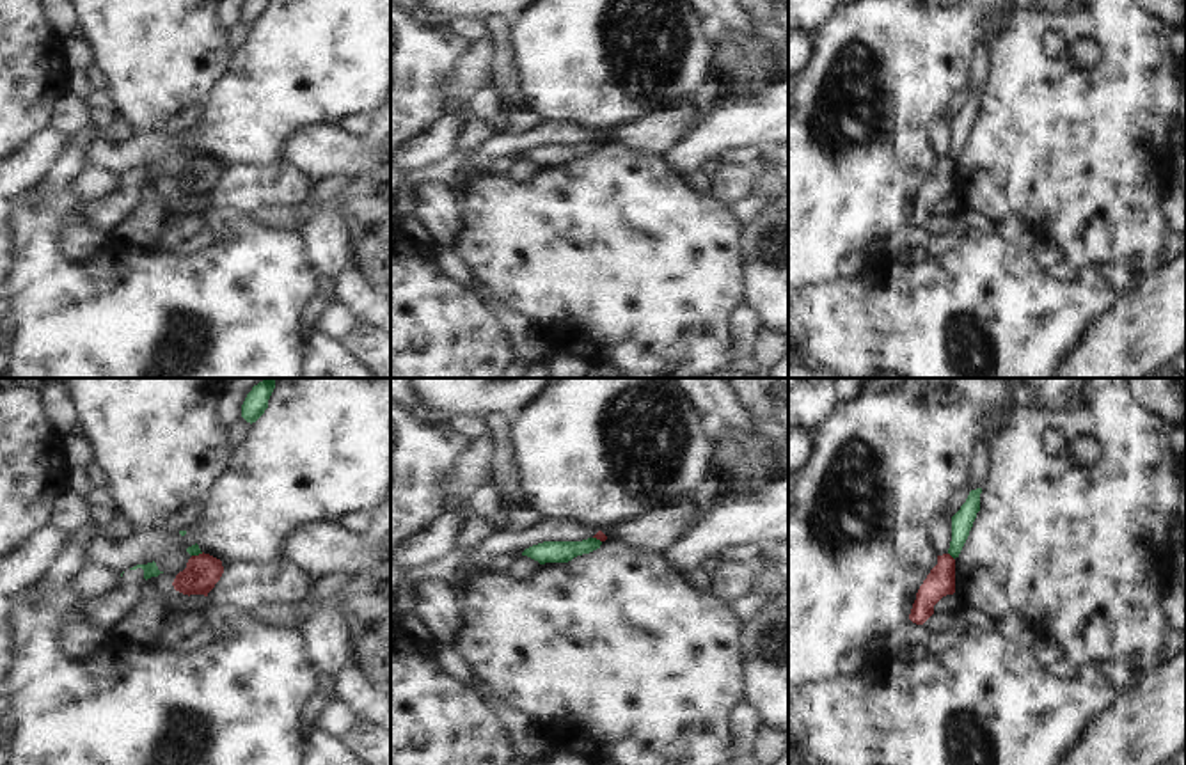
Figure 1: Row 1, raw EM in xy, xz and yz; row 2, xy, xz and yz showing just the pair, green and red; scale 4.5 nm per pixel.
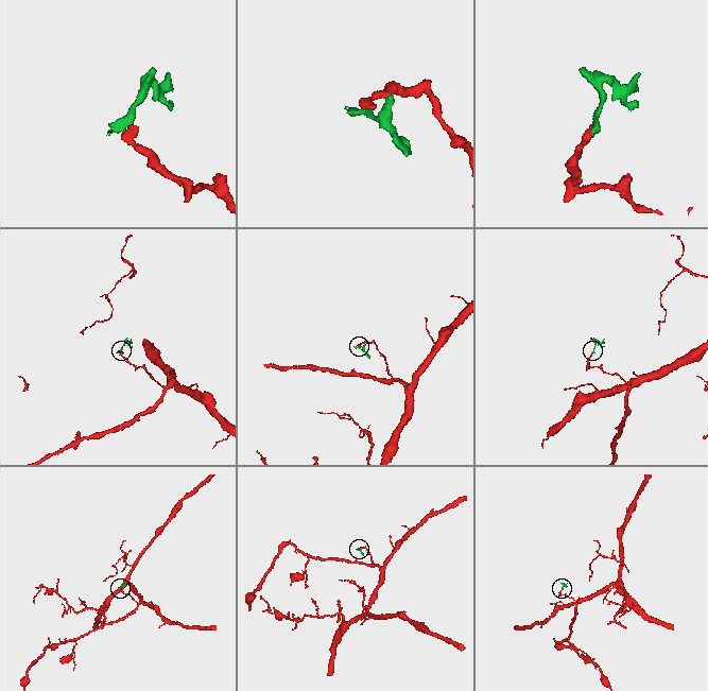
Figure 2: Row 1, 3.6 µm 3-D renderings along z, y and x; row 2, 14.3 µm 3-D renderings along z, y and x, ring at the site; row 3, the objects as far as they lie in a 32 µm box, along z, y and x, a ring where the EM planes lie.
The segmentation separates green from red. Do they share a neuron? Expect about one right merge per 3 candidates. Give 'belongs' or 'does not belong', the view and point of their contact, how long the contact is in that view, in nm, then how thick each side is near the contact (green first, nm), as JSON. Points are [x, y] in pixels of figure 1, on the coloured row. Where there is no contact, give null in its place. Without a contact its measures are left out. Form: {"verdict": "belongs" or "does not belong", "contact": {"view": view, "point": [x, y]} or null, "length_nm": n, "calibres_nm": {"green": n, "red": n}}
{"verdict": "does not belong", "contact": {"view": "yz", "point": [950, 554]}, "length_nm": 50, "calibres_nm": {"green": 100, "red": 130}}

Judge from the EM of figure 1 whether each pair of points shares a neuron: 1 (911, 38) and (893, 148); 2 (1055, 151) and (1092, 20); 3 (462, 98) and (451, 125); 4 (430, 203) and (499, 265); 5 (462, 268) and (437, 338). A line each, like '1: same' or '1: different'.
1: same
2: same
3: same
4: different
5: different

